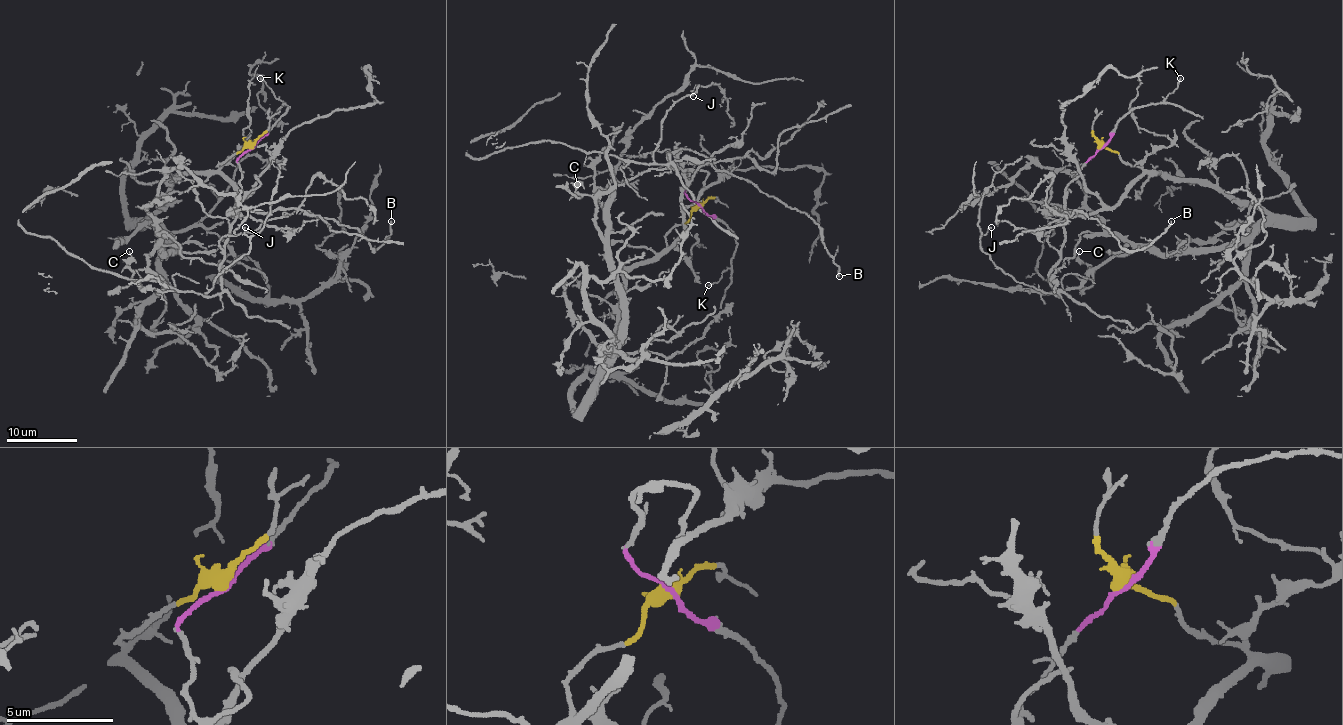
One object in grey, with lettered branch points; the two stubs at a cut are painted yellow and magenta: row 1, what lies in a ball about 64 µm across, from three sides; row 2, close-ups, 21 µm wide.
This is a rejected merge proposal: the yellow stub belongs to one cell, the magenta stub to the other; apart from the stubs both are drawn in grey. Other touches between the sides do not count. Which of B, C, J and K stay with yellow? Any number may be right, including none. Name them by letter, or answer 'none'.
C

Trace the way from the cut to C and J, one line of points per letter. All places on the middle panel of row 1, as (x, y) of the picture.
C: (699, 205), (664, 249), (626, 274), (605, 372), (623, 338), (623, 292), (596, 203), (576, 184)
J: (699, 205), (685, 193), (692, 171), (653, 159), (660, 121), (697, 86), (692, 96)

